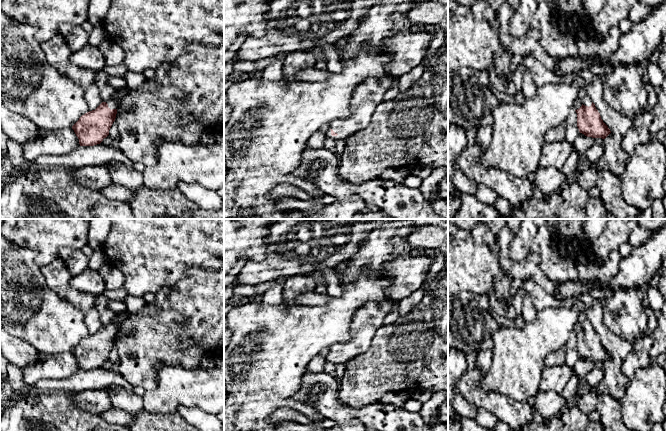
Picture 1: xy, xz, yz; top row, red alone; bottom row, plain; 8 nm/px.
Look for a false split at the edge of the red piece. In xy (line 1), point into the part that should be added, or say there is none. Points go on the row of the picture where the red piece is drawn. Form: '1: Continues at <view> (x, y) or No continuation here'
1: Continues at xy (113, 103)

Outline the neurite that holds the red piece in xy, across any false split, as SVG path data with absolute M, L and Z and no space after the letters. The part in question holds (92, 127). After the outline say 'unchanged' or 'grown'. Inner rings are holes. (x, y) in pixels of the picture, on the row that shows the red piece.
M113 94L108 101L102 102L95 110L82 115L72 126L79 139L80 146L100 144L109 135L109 130L115 121L122 97Z; grown

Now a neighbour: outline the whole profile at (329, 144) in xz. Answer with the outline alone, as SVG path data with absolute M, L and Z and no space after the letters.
M325 137L324 140L324 144L323 144L323 148L325 148L326 150L335 153L335 146L336 146L337 141L329 138L329 137Z

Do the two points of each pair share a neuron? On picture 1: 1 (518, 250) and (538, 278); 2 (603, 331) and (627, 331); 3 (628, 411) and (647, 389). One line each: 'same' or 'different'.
1: different
2: different
3: same

